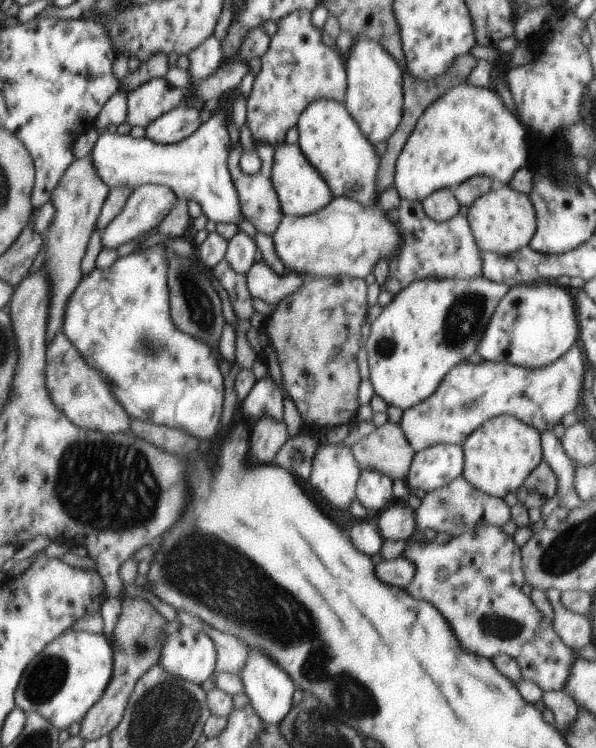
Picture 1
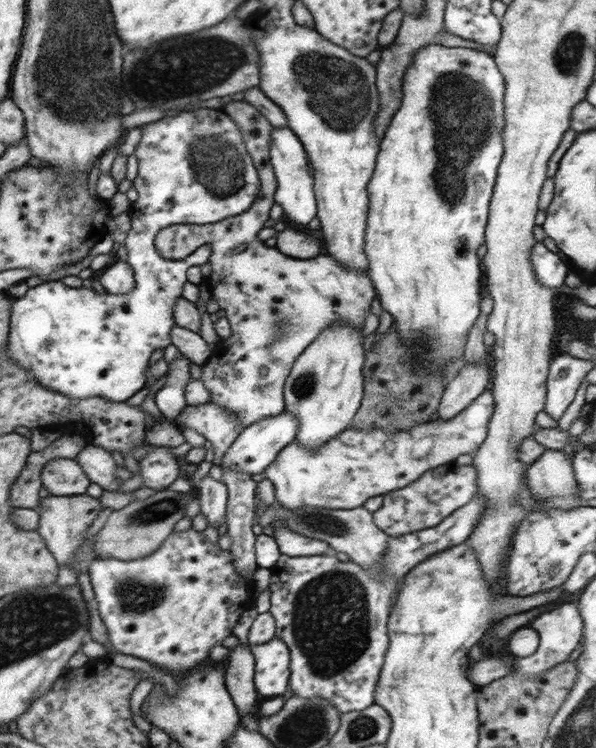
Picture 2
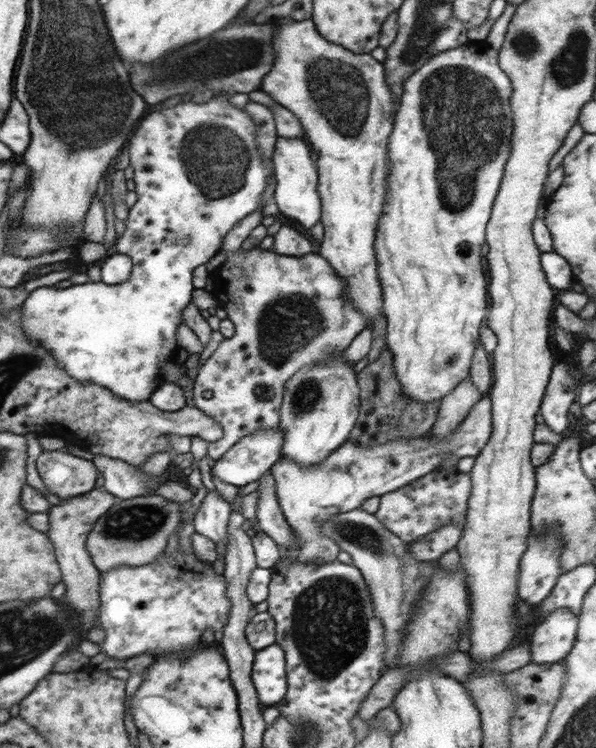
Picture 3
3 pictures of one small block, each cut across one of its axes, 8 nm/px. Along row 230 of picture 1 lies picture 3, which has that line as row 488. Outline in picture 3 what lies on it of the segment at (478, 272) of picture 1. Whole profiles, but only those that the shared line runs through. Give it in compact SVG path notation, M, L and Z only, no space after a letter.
M458 470L446 472L446 471L432 471L429 472L428 474L425 474L422 476L422 478L419 478L418 480L415 480L414 482L411 482L410 484L407 484L406 486L403 486L401 489L394 490L392 492L383 494L380 496L380 502L379 502L379 507L378 511L375 513L375 518L382 522L382 525L386 526L386 529L390 530L392 534L396 534L404 543L410 544L412 542L416 542L416 540L422 540L424 536L428 536L438 528L442 528L442 526L454 526L454 524L460 524L460 522L465 521L465 516L468 511L468 499L469 496L471 495L471 476L469 473L462 473Z

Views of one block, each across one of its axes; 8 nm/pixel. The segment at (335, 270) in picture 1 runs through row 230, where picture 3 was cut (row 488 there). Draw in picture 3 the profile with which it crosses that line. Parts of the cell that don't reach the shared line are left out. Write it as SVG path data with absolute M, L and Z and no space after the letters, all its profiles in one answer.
M482 397L469 410L467 417L462 421L457 429L449 434L449 437L439 441L434 434L431 438L426 439L424 436L405 439L404 437L394 439L392 442L378 443L374 446L359 445L350 440L343 442L329 457L326 457L318 465L302 466L291 458L281 456L272 466L271 473L275 478L275 491L280 509L286 518L286 524L290 530L295 532L296 542L290 549L282 549L280 561L300 561L309 563L325 563L336 560L340 554L340 548L330 538L320 537L322 524L334 515L344 514L361 508L361 504L372 497L380 497L383 494L401 489L403 486L422 478L425 474L436 470L439 464L450 458L457 456L478 456L482 448L486 446L492 434L492 413L491 397Z

